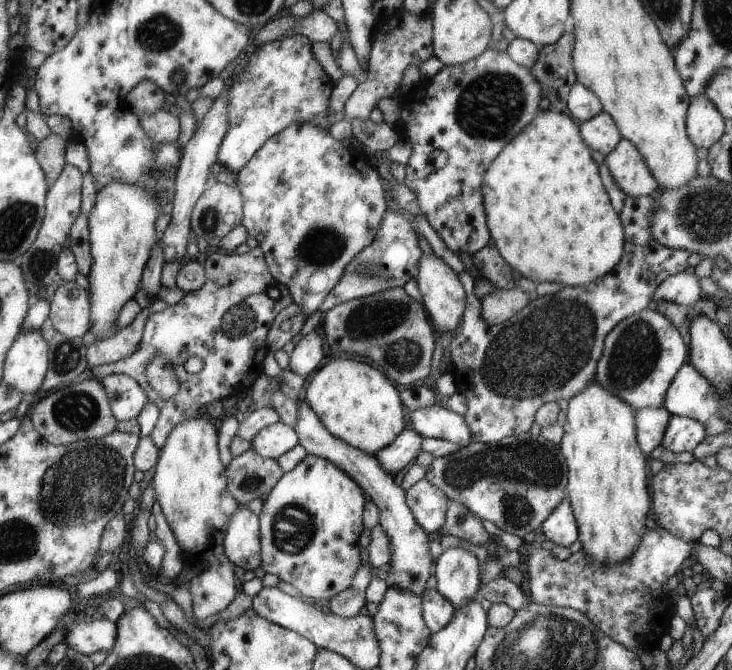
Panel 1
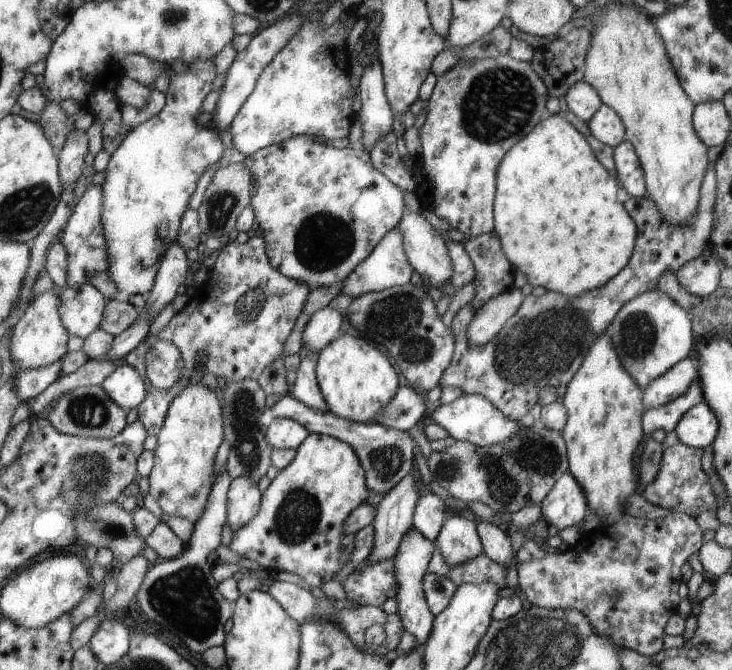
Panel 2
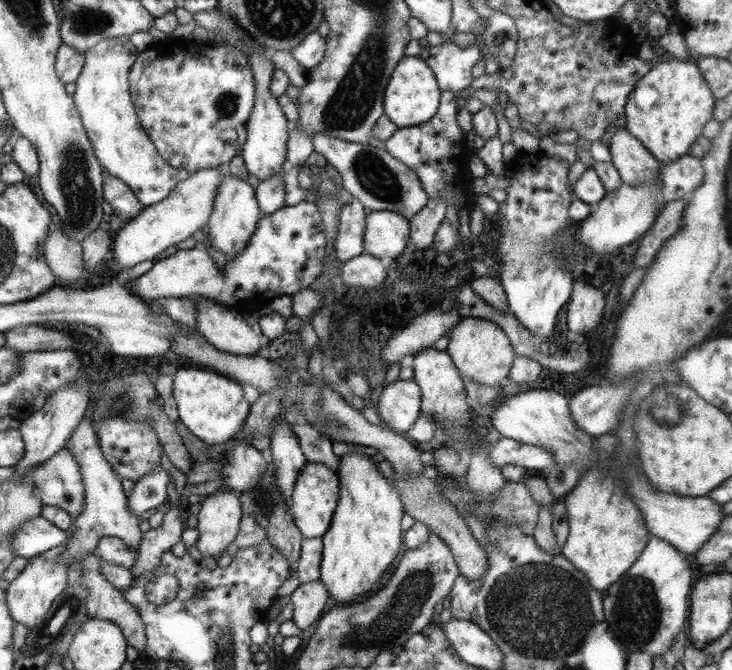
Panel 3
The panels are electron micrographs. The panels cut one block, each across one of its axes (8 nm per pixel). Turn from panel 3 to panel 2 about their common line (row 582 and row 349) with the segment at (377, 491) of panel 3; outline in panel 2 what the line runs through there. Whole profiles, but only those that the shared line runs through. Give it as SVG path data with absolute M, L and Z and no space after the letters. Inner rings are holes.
M340 333L324 350L319 352L317 379L330 412L355 423L376 423L385 406L397 394L400 376L386 354L378 352L368 341L356 334Z

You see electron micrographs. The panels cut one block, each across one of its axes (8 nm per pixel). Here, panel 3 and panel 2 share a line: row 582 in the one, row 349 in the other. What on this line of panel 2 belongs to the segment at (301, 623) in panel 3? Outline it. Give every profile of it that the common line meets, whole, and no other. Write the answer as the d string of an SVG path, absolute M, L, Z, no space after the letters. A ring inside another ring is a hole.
M330 306L320 309L304 326L301 344L319 354L340 334L340 326L344 319L342 312Z

